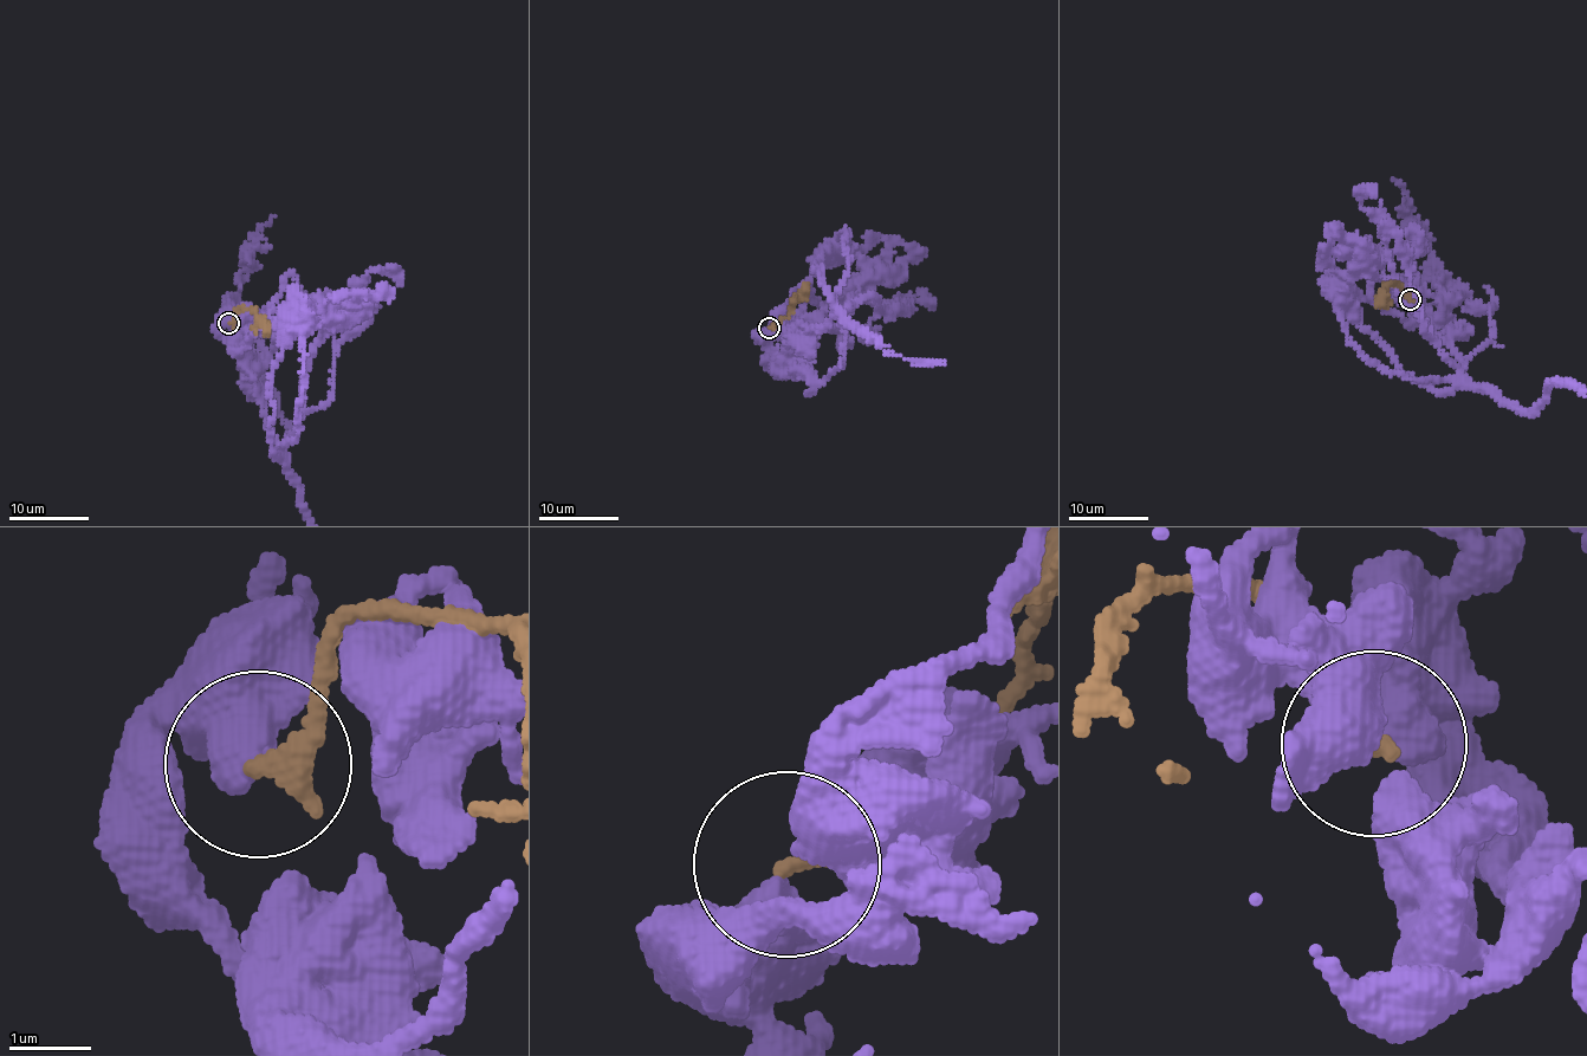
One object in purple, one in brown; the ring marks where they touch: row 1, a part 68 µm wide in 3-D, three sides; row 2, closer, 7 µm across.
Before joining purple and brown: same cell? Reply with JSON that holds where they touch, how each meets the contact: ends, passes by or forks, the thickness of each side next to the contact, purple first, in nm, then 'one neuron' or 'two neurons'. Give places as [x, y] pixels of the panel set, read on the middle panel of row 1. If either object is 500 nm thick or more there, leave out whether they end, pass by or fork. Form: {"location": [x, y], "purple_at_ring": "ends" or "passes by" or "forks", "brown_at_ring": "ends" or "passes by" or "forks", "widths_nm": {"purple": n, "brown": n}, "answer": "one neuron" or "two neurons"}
{"location": [769, 328], "widths_nm": {"purple": 600, "brown": 320}, "answer": "two neurons"}

